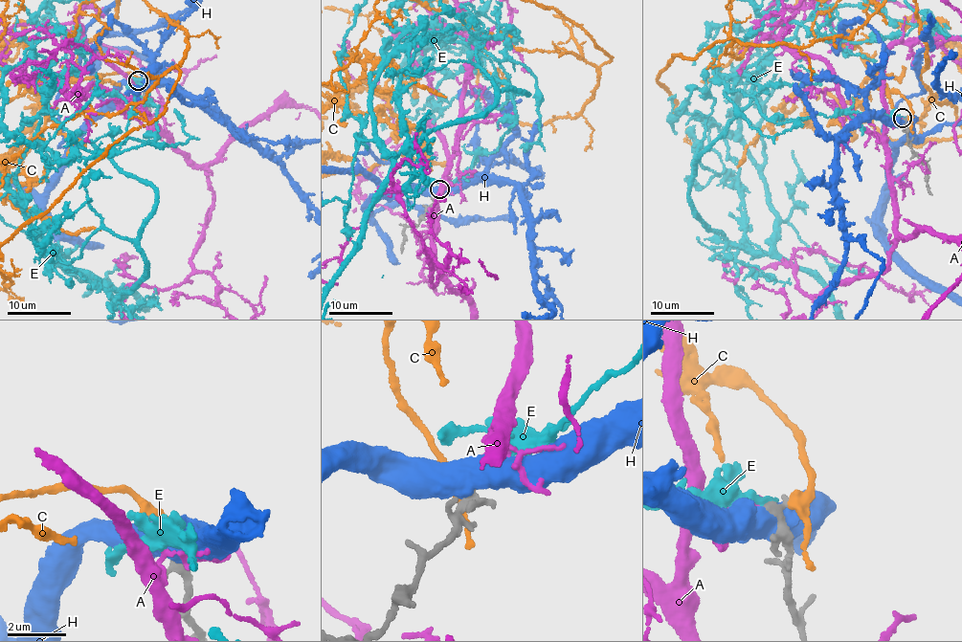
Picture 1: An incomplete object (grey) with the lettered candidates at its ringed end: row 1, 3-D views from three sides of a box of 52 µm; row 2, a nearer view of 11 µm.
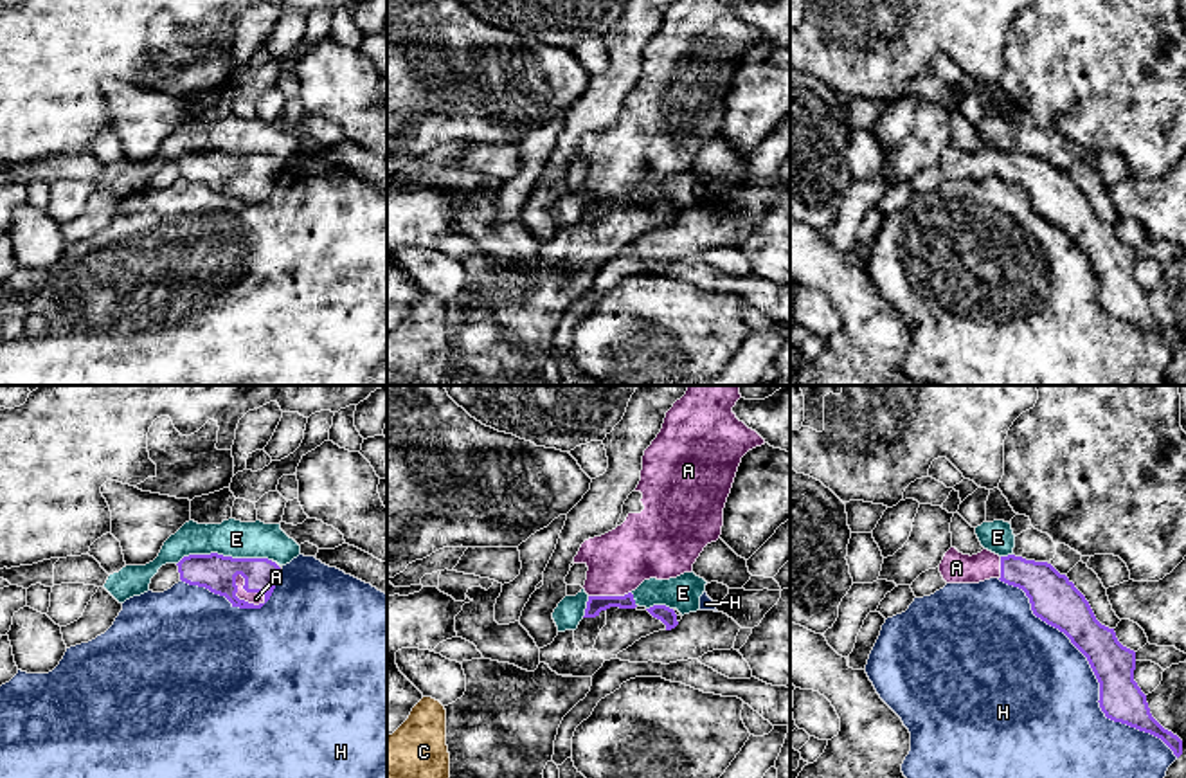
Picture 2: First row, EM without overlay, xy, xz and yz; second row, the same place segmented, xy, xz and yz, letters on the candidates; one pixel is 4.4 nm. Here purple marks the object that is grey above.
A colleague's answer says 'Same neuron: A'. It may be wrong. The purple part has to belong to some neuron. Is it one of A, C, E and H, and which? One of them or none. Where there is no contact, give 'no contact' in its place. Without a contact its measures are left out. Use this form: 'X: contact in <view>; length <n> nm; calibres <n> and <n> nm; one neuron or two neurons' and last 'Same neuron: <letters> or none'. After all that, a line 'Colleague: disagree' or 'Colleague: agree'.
A: contact in xy; length 180 nm; calibres 160 and 60 nm; one neuron
C: no contact; two neurons
E: contact in xy; length 420 nm; calibres 160 and 170 nm; two neurons
H: contact in yz; length 1150 nm; calibres 190 and 500 nm; two neurons
Same neuron: A
Colleague: agree

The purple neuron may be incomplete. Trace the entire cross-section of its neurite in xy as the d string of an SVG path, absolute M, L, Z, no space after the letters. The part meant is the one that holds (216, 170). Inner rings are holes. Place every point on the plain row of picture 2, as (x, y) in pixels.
M189 151L178 160L180 176L225 193L232 204L261 205L272 193L281 164L268 155Z

